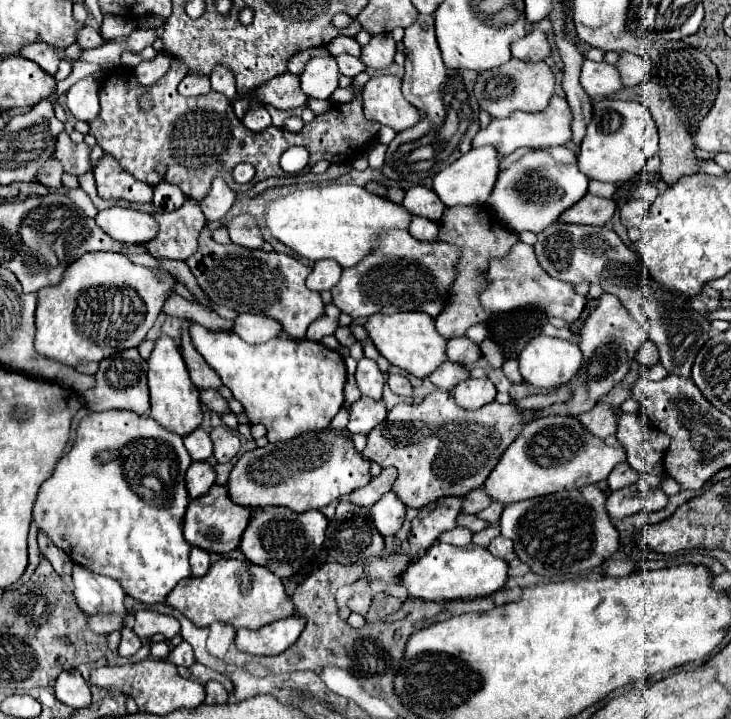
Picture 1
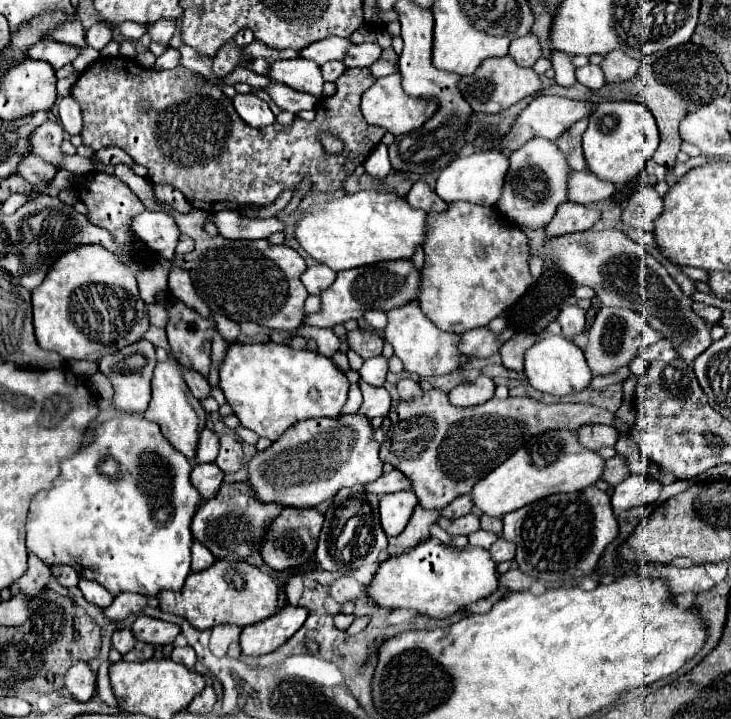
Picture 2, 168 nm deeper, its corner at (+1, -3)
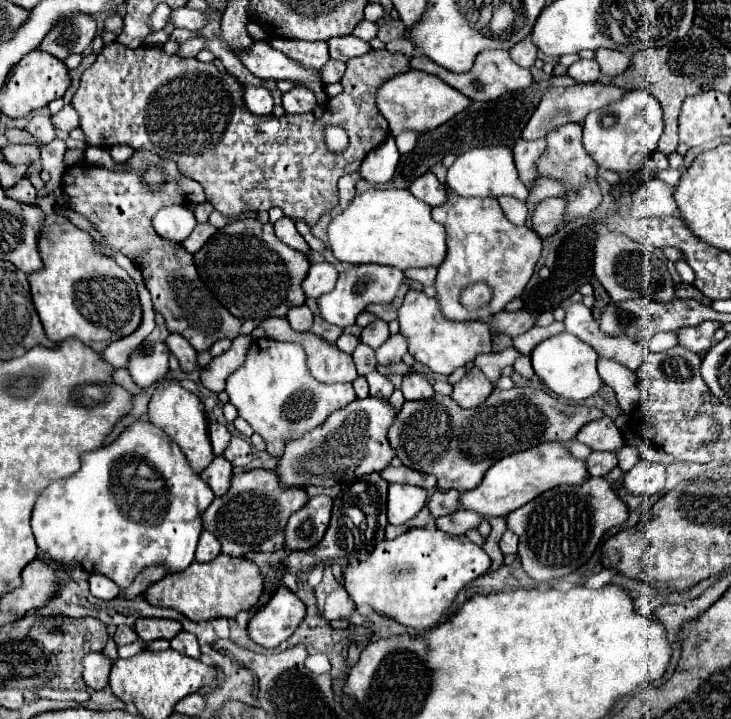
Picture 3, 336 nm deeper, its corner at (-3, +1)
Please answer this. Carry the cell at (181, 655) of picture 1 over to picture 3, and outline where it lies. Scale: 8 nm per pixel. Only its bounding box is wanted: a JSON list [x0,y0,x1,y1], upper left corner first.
[170,631,200,659]

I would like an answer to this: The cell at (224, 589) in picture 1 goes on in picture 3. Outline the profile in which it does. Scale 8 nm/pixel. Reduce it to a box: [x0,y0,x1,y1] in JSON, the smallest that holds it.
[144,553,264,621]

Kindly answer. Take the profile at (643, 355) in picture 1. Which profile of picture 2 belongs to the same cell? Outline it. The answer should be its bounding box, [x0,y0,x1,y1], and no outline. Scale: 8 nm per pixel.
[642,339,676,363]

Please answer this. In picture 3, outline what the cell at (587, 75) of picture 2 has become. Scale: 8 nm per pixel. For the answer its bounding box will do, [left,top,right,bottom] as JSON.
[568,59,600,83]

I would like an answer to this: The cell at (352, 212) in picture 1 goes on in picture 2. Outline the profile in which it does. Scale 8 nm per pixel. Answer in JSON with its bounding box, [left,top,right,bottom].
[294,191,424,273]

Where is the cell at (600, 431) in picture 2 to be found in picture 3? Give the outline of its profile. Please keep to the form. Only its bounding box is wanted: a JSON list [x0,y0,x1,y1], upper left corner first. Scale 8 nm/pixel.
[576,417,624,451]

